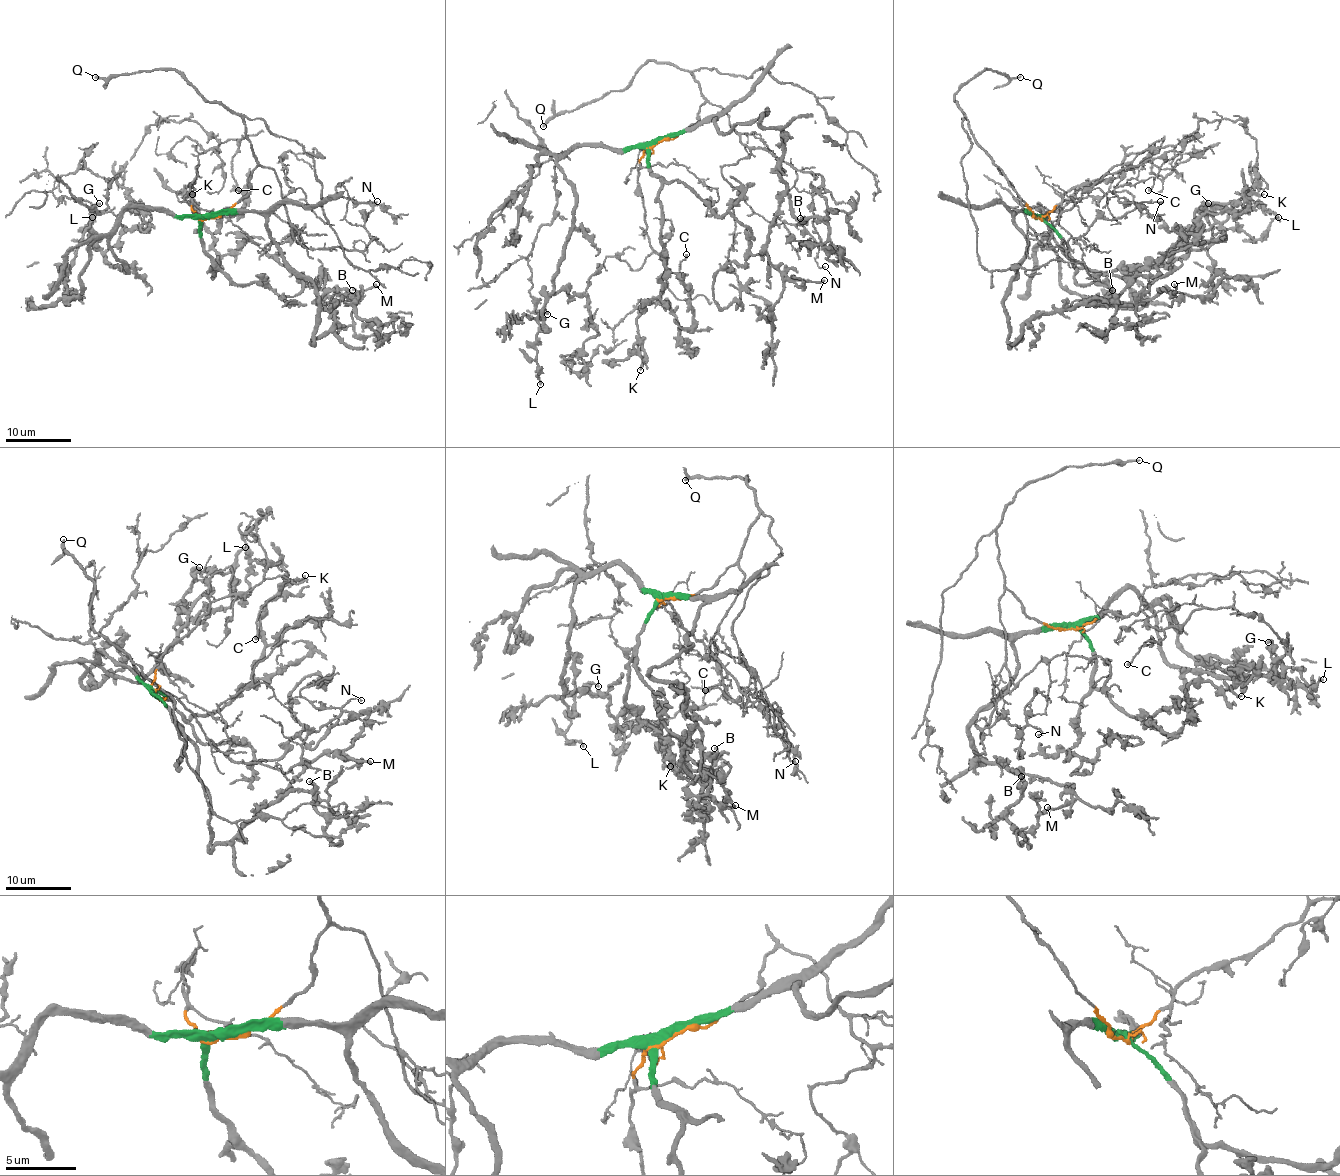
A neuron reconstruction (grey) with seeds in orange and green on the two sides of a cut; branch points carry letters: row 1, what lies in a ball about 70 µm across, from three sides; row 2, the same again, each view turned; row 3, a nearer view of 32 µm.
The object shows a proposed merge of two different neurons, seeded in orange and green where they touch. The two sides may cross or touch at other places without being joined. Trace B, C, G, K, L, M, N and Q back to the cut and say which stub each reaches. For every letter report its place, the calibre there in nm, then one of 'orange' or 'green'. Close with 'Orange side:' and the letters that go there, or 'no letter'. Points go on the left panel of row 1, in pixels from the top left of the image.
B: place (352, 290); calibre 200 nm; green
C: place (238, 190); calibre 220 nm; orange
G: place (99, 203); calibre 240 nm; green
K: place (192, 194); calibre 260 nm; green
L: place (92, 217); calibre 200 nm; green
M: place (376, 284); calibre 280 nm; green
N: place (377, 201); calibre 140 nm; orange
Q: place (95, 77); calibre 240 nm; orange
Orange side: C, N, Q

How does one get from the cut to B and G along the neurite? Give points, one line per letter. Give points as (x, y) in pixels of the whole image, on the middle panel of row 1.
B: (655, 142), (714, 121), (727, 132), (765, 109), (760, 123), (782, 132), (780, 180), (800, 218)
G: (655, 142), (578, 146), (557, 162), (575, 200), (573, 231), (546, 298), (544, 329), (537, 316), (547, 314)

